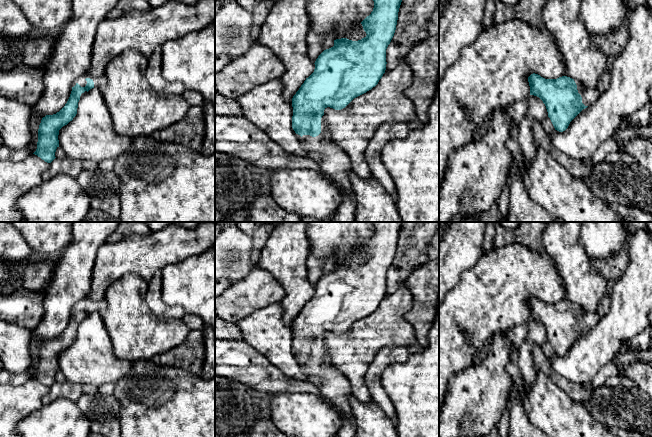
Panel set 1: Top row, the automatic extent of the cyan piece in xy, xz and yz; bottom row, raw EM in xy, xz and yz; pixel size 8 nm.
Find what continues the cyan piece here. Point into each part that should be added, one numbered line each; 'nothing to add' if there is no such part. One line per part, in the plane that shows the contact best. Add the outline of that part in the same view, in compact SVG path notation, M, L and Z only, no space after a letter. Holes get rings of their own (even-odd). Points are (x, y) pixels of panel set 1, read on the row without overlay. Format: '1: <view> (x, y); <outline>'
1: xz (332, 384); M324 340L321 342L321 357L318 360L312 361L310 359L303 359L301 361L297 358L297 362L300 364L304 375L307 377L305 381L316 385L320 392L342 412L343 425L335 437L356 437L356 422L349 403L349 395L352 394L352 388L342 373L326 363Z

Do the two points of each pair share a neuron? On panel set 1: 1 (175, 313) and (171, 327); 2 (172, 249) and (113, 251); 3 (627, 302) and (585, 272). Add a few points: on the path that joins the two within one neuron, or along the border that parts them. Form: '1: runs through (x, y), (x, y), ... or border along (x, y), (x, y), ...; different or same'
1: border along (151, 311), (159, 316), (181, 319); different
2: runs through (157, 250), (128, 251); same
3: border along (610, 283), (607, 292); different

